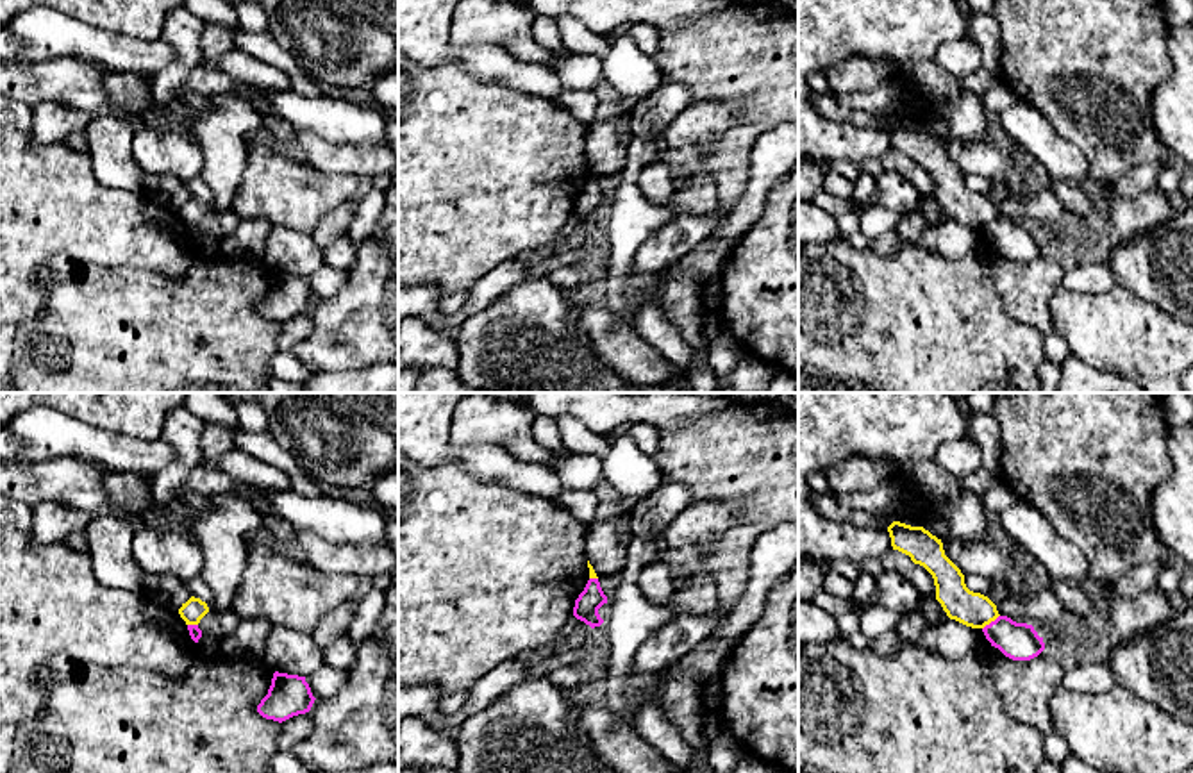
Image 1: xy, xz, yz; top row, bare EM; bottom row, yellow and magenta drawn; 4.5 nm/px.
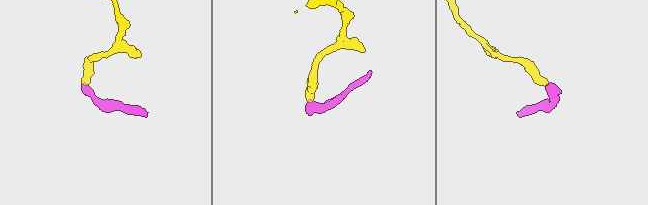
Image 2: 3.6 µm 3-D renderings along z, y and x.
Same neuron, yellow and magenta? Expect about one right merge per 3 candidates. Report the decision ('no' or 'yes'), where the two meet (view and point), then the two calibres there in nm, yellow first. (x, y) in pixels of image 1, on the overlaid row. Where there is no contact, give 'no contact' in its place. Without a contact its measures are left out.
yes | yz (990, 622) | 160/170 nm

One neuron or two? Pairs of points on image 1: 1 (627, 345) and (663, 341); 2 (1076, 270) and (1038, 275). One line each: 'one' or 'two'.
1: two
2: two

